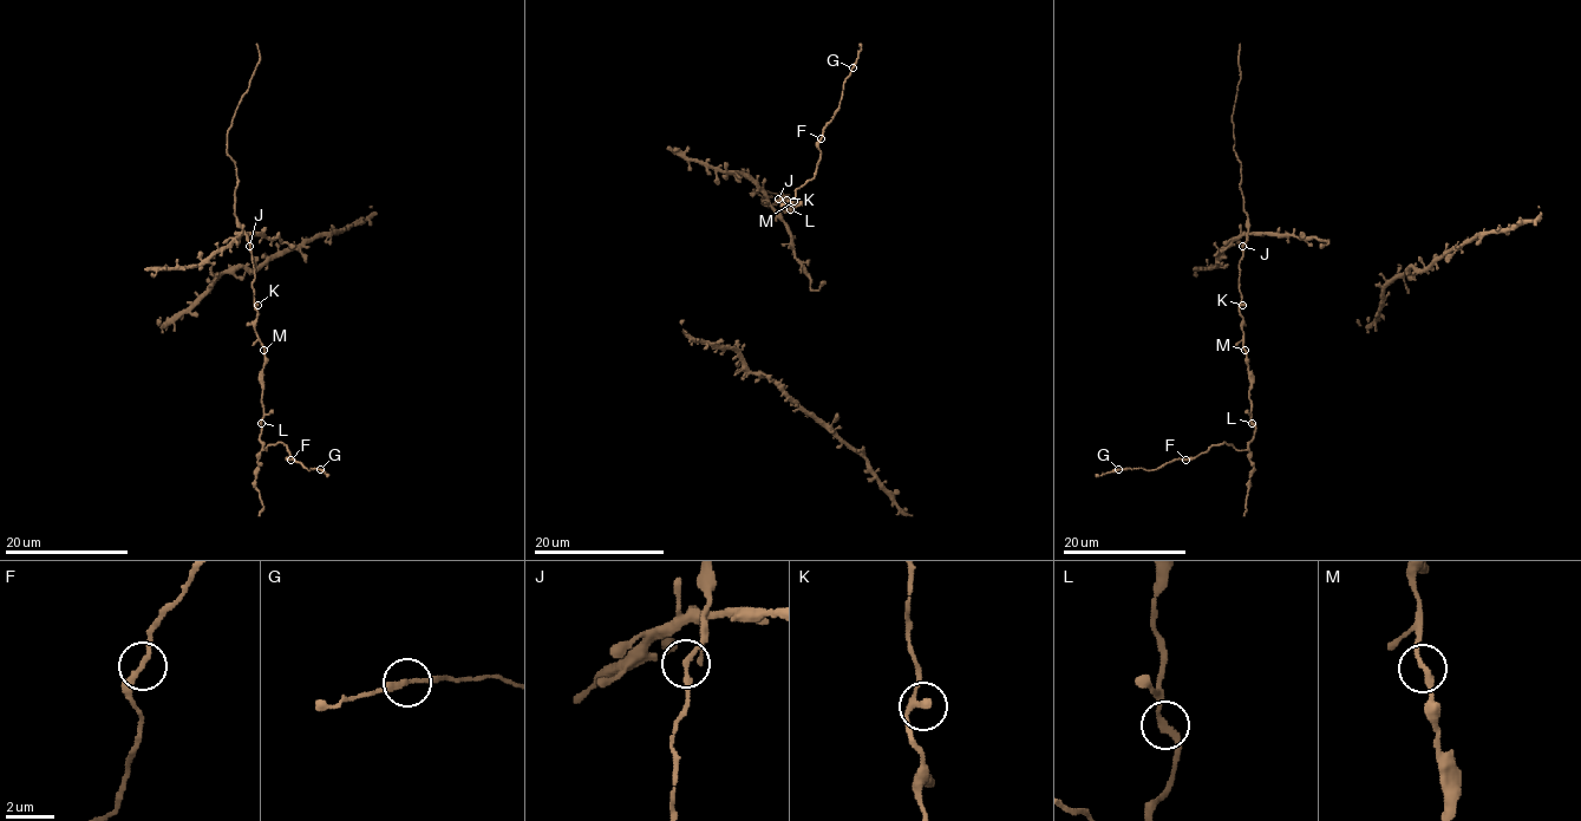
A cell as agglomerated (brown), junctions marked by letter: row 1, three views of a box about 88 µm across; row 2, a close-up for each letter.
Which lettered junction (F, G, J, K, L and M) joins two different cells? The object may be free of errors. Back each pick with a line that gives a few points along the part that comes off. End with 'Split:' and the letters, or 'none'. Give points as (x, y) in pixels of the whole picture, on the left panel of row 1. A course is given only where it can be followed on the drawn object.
Split: none

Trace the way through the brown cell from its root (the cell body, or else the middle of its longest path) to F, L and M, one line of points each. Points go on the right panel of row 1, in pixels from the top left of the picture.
F: (1256, 234), (1247, 235), (1240, 261), (1240, 315), (1250, 383), (1254, 440), (1245, 450), (1222, 443), (1186, 460)
L: (1256, 234), (1247, 235), (1240, 261), (1240, 315), (1250, 383), (1252, 423)
M: (1256, 234), (1247, 235), (1240, 261), (1245, 350)

